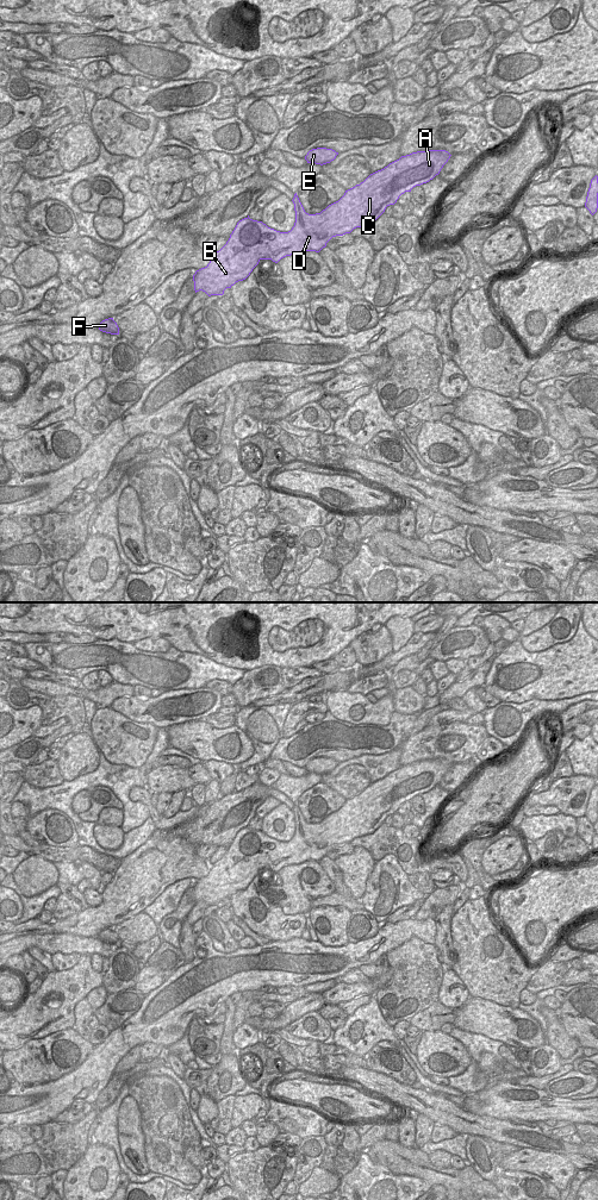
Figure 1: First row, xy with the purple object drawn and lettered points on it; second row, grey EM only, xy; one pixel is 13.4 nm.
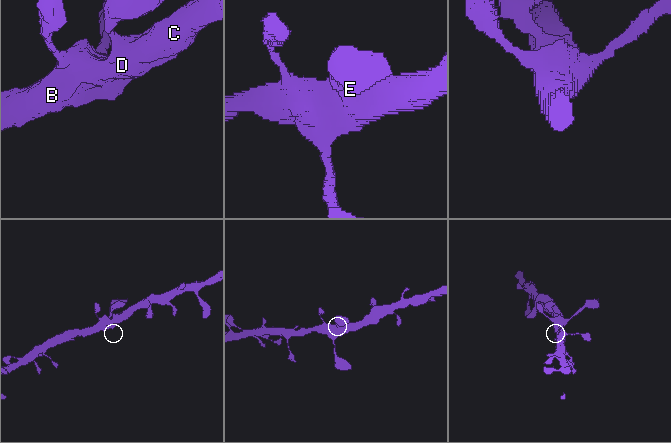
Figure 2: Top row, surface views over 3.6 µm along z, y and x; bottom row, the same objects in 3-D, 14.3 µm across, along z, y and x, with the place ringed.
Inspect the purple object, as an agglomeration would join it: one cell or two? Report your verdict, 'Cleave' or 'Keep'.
Keep.

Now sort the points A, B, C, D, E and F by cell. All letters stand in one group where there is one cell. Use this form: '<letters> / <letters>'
A B C D E F

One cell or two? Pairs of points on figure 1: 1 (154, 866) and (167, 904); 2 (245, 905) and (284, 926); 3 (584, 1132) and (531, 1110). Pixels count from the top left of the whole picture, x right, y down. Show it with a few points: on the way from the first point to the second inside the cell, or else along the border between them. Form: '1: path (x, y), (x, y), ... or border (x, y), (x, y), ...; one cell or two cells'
1: border (187, 876), (170, 883), (143, 911); two cells
2: path (250, 916), (257, 923), (273, 924); one cell
3: border (573, 1123), (585, 1124); two cells

